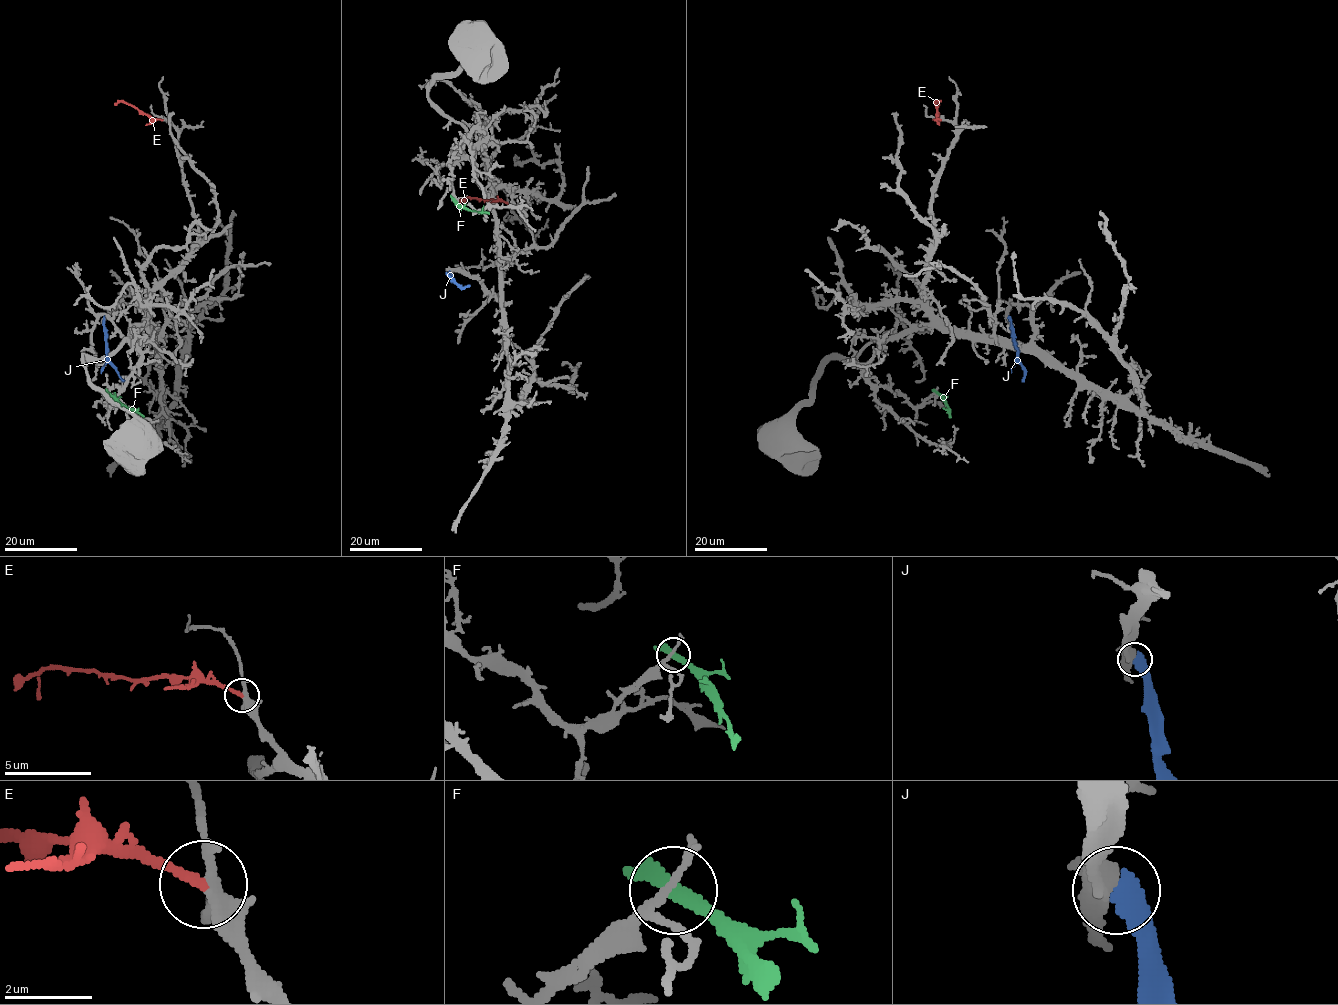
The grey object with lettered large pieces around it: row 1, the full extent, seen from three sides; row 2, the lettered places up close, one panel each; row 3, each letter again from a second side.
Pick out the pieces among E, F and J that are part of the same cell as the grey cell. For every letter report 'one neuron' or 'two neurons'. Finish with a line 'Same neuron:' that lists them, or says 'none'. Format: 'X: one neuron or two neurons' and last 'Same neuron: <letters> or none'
E: one neuron
F: two neurons
J: two neurons
Same neuron: E

